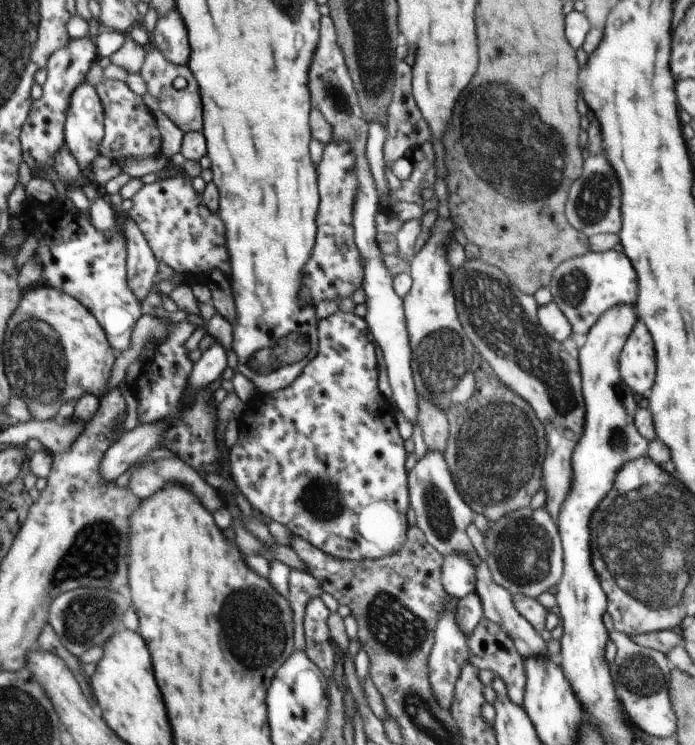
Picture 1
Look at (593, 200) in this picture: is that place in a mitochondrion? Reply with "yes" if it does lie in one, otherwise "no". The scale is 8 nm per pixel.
yes

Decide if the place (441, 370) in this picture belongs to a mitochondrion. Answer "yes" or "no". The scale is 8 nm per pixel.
yes

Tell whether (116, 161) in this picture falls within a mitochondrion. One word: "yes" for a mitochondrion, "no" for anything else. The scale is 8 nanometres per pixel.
no

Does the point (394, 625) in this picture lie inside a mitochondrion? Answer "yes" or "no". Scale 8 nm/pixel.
yes

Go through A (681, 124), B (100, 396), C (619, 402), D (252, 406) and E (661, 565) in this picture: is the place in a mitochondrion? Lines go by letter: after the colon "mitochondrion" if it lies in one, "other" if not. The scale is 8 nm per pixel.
A: other
B: other
C: mitochondrion
D: other
E: mitochondrion

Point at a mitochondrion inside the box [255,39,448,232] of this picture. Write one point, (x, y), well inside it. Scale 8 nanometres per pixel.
(331, 92)

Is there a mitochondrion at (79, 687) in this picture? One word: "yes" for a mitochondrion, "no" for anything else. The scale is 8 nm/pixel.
no

